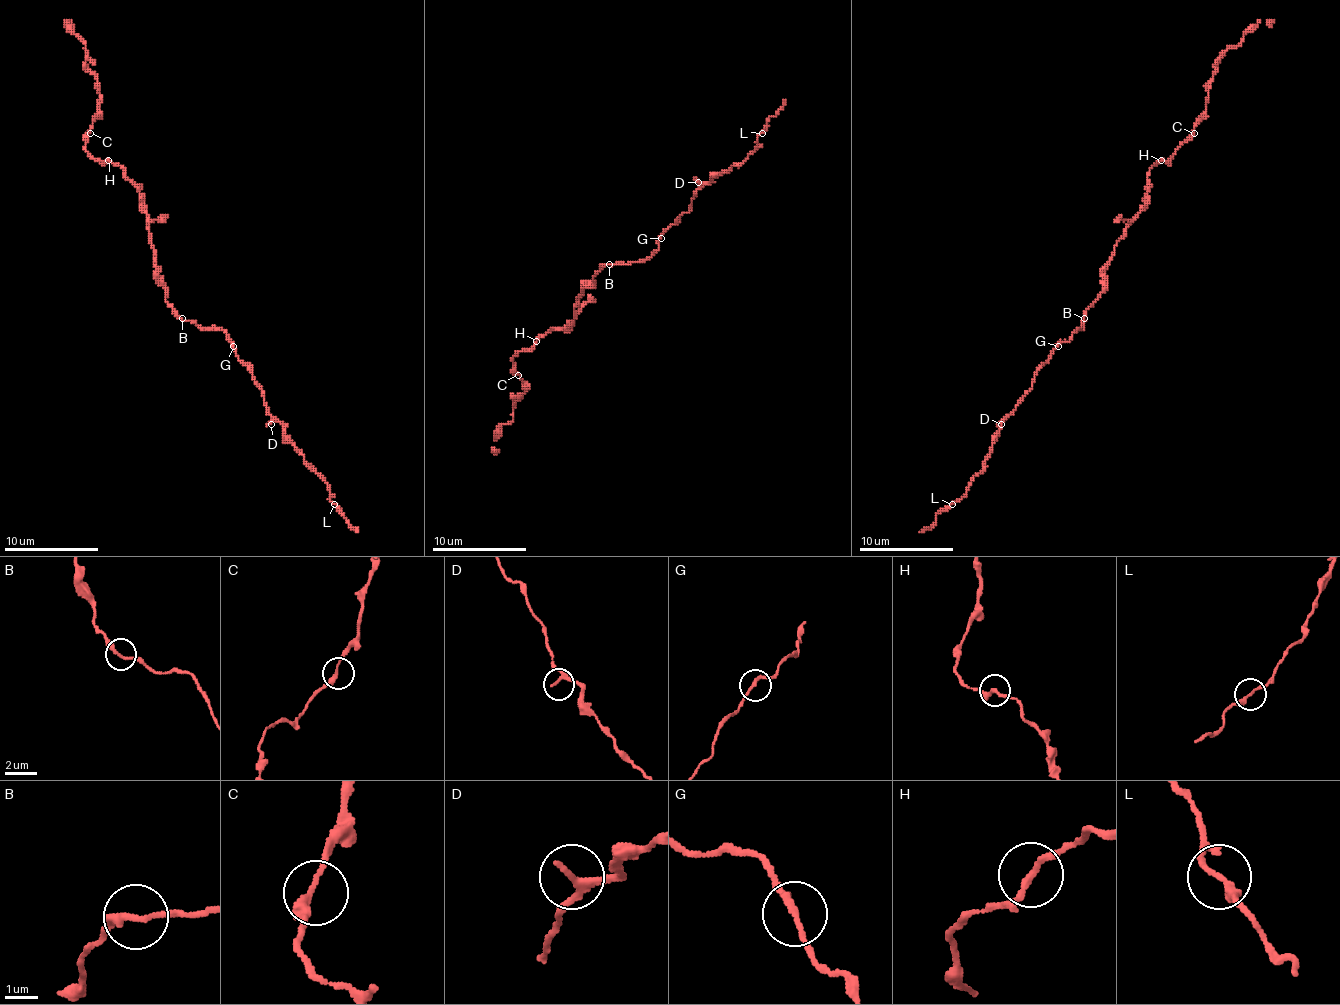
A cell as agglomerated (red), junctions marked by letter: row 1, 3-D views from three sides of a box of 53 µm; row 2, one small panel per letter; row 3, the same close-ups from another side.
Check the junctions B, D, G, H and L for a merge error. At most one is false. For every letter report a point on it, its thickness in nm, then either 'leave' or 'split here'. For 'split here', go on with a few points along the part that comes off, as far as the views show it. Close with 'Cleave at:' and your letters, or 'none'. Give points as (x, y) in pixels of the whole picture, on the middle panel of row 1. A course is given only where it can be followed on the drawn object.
B: (609, 264) | 220 nm | leave
D: (698, 182) | 200 nm | leave
G: (661, 238) | 200 nm | leave
H: (536, 341) | 200 nm | leave
L: (762, 133) | 200 nm | leave
Cleave at: none

